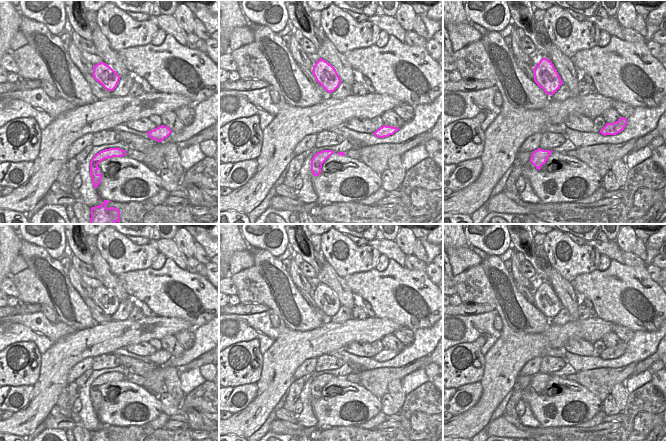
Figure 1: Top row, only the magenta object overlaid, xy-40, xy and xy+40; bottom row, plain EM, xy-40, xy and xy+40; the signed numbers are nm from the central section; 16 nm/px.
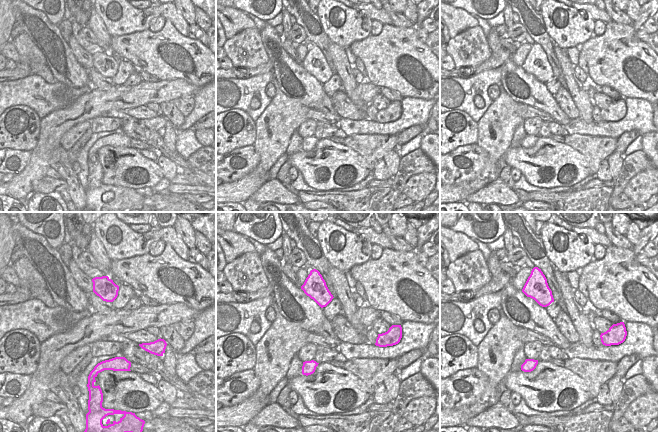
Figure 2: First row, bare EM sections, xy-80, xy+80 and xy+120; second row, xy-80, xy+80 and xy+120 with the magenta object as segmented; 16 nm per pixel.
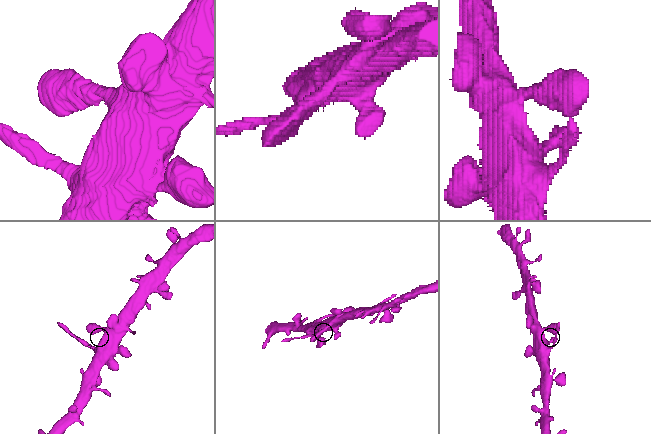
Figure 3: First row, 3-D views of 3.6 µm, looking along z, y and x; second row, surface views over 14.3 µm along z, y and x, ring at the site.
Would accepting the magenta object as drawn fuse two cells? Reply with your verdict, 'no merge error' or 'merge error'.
no merge error

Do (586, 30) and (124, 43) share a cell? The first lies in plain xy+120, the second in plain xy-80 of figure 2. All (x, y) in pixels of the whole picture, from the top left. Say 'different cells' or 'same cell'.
different cells

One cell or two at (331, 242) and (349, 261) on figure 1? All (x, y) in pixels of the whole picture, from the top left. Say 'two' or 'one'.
one

